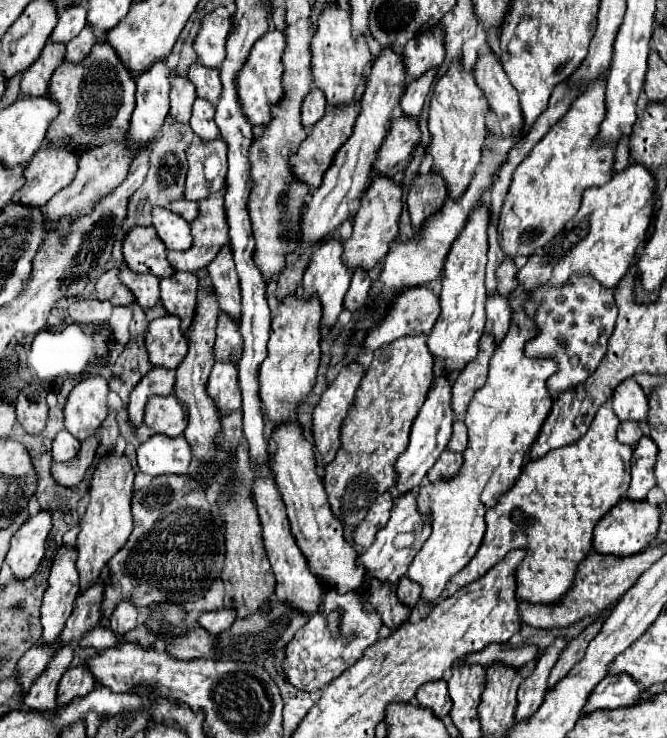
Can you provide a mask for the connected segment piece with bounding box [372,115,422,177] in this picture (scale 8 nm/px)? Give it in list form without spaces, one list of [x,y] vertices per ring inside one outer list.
[[[406,115],[394,119],[384,145],[378,151],[372,175],[384,173],[388,177],[396,177],[400,171],[404,171],[412,159],[412,151],[420,143],[420,137],[422,131],[418,127],[418,119],[406,119]]]

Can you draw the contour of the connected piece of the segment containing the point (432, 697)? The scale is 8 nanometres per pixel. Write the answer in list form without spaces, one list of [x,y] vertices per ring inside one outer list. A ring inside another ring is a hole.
[[[444,679],[422,685],[416,691],[416,699],[422,707],[430,707],[434,715],[440,719],[444,719],[452,709],[452,699],[448,695],[448,683]]]

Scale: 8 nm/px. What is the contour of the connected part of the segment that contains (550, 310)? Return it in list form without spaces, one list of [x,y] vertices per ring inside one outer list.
[[[572,275],[570,283],[562,287],[538,285],[528,293],[524,303],[526,315],[536,323],[536,335],[526,341],[526,357],[530,359],[554,359],[558,371],[548,379],[548,393],[558,399],[564,391],[578,387],[586,381],[586,375],[594,373],[594,367],[602,361],[608,339],[614,331],[618,309],[614,301],[614,289],[602,287],[592,275]]]

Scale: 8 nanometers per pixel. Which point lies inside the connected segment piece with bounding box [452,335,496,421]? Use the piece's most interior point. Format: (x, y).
(473, 376)

